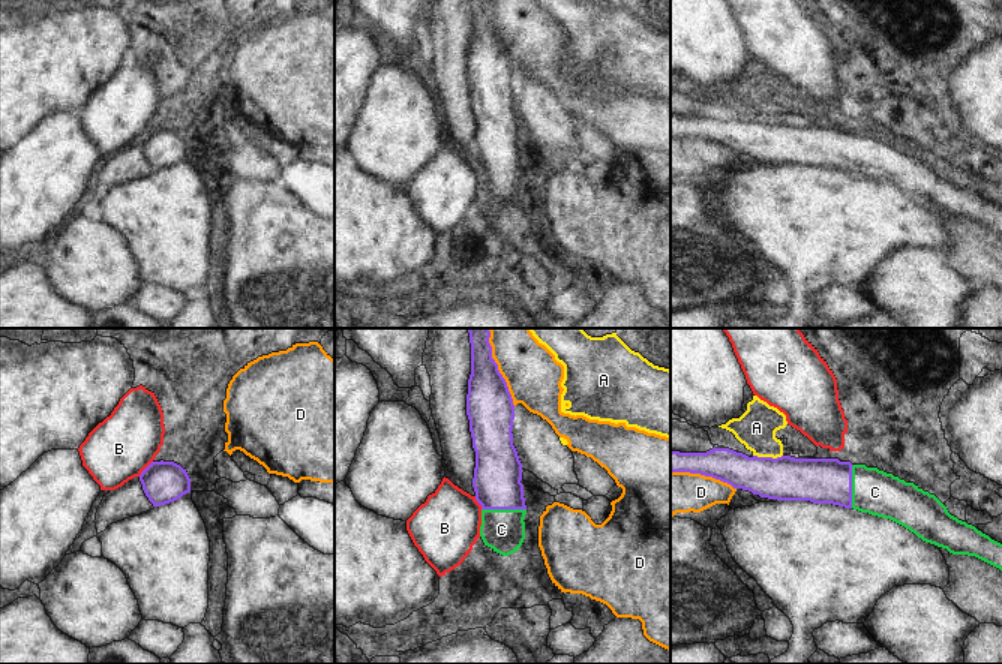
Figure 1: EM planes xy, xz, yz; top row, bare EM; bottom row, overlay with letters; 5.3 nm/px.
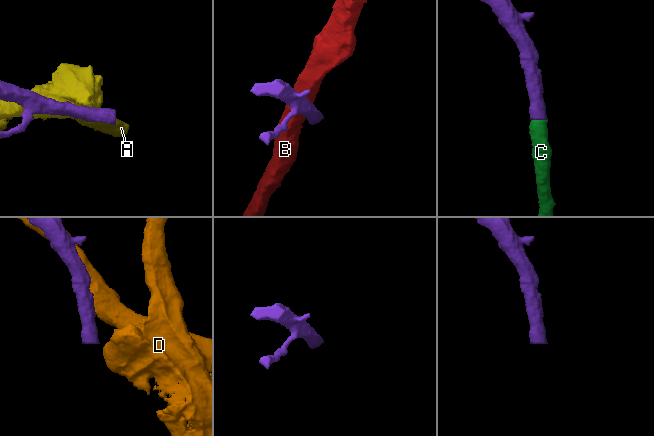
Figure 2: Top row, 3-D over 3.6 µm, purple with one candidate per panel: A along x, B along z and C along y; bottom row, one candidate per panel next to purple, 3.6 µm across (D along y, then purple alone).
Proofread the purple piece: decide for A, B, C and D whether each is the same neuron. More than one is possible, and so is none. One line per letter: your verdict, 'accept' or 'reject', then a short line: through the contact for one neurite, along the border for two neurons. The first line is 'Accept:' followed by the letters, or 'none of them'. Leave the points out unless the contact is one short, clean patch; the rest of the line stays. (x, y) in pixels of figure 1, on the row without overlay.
Accept: C
A: reject
B: reject | xy (152, 125), (138, 140)
C: accept
D: reject

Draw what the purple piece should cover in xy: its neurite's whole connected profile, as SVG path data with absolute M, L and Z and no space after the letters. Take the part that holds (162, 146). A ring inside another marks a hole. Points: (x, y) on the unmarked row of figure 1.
M152 126L140 139L142 154L153 171L177 165L190 156L190 142L174 126Z

